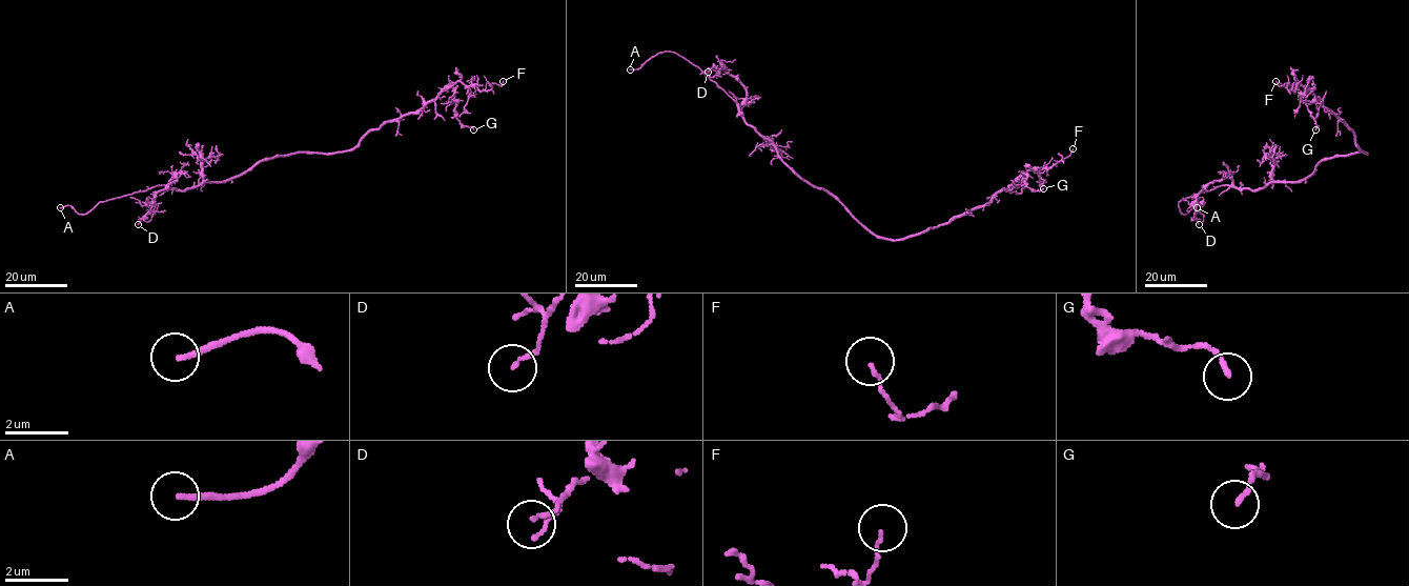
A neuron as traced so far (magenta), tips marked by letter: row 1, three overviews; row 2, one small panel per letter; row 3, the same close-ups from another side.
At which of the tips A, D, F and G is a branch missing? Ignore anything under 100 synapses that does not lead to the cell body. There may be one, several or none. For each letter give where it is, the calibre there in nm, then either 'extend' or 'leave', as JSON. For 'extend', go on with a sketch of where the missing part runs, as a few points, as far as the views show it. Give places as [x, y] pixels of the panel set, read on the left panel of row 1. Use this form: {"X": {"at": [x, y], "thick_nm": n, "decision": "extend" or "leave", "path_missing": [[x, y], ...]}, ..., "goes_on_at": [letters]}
{"A": {"at": [60, 207], "thick_nm": 170, "decision": "extend"}, "D": {"at": [138, 224], "thick_nm": 120, "decision": "leave"}, "F": {"at": [503, 81], "thick_nm": 100, "decision": "leave"}, "G": {"at": [473, 129], "thick_nm": 140, "decision": "leave"}, "goes_on_at": ["A"]}

